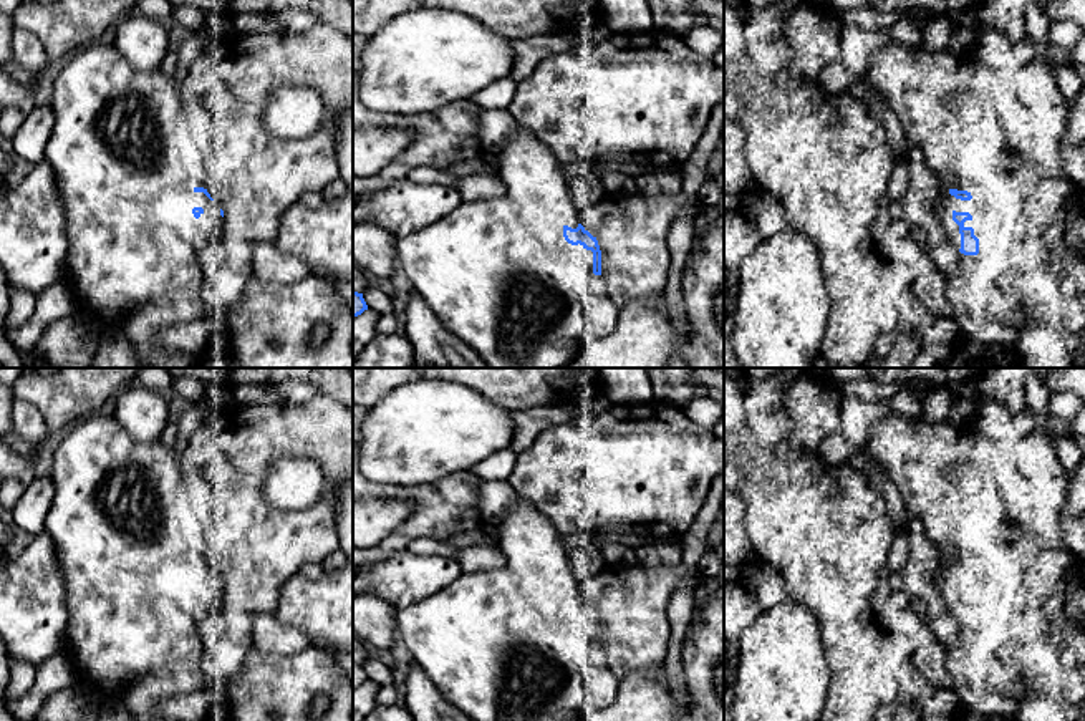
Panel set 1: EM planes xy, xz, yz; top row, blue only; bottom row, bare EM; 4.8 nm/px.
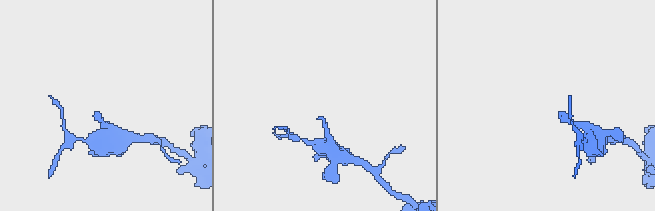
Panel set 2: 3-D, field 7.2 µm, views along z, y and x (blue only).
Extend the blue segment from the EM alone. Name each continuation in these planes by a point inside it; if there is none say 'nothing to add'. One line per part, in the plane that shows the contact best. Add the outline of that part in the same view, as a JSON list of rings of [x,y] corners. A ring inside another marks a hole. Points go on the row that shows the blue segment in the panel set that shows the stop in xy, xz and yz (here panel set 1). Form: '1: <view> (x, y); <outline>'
1: xy (176, 198); [[[172,189],[157,202],[157,217],[162,224],[169,224],[171,207],[202,207],[204,204],[212,206],[212,201],[204,192],[192,191],[189,194],[184,189]]]

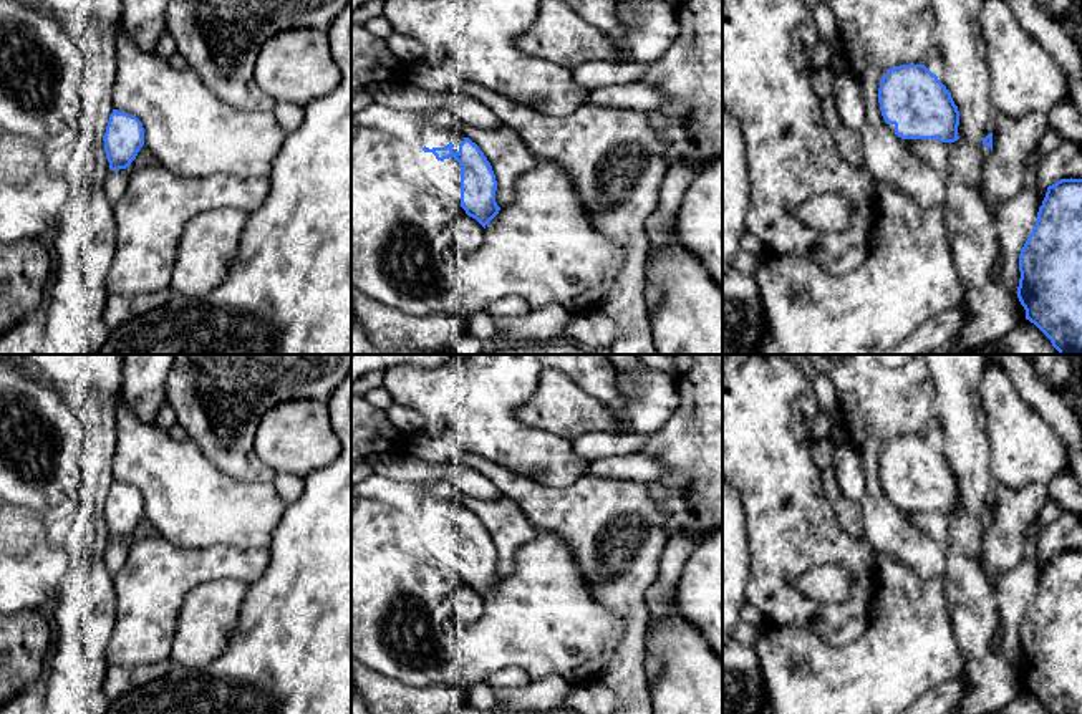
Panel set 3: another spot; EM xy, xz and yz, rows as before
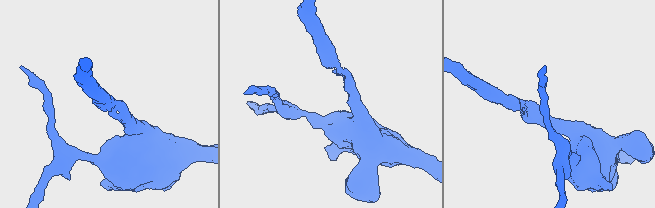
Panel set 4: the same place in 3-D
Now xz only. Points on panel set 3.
nothing to add

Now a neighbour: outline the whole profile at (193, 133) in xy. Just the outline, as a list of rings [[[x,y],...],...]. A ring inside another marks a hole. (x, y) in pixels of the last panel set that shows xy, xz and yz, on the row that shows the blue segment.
[[[121,23],[116,28],[116,76],[111,93],[114,109],[136,116],[144,128],[144,146],[156,162],[182,177],[227,174],[240,179],[267,177],[273,157],[282,147],[287,133],[272,111],[237,109],[217,98],[192,70],[177,70],[169,60],[138,48]]]

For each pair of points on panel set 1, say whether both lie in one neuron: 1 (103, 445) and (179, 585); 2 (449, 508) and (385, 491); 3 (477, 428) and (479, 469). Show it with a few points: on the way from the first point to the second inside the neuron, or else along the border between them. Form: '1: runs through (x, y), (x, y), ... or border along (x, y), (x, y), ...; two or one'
1: runs through (90, 488), (111, 551), (136, 575); one
2: runs through (433, 501), (419, 494), (401, 494); one
3: border along (509, 446), (496, 450), (469, 469); two

